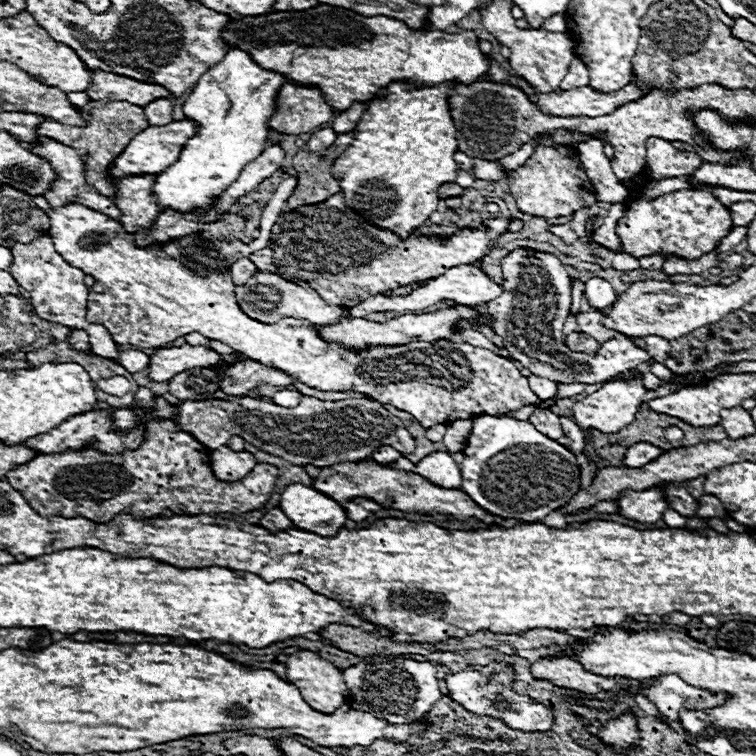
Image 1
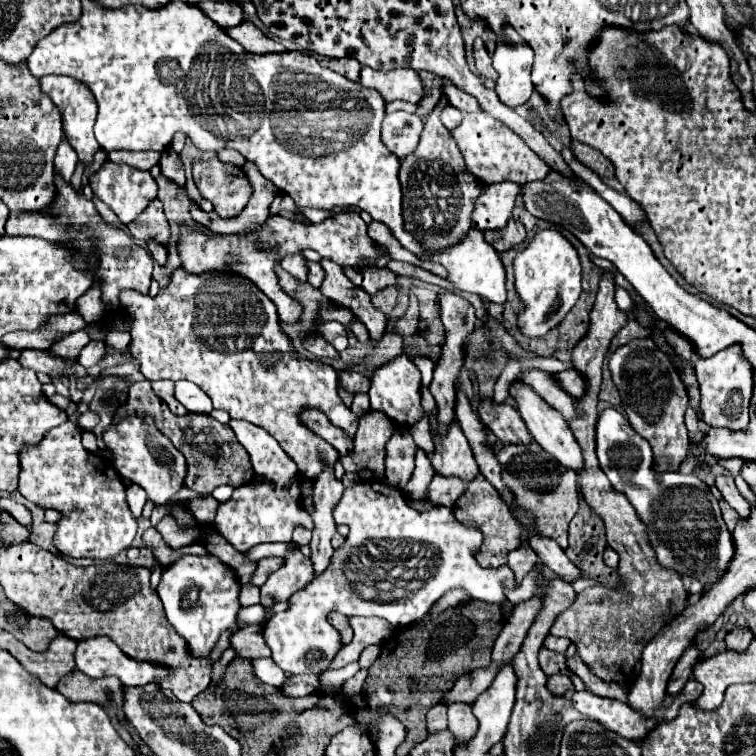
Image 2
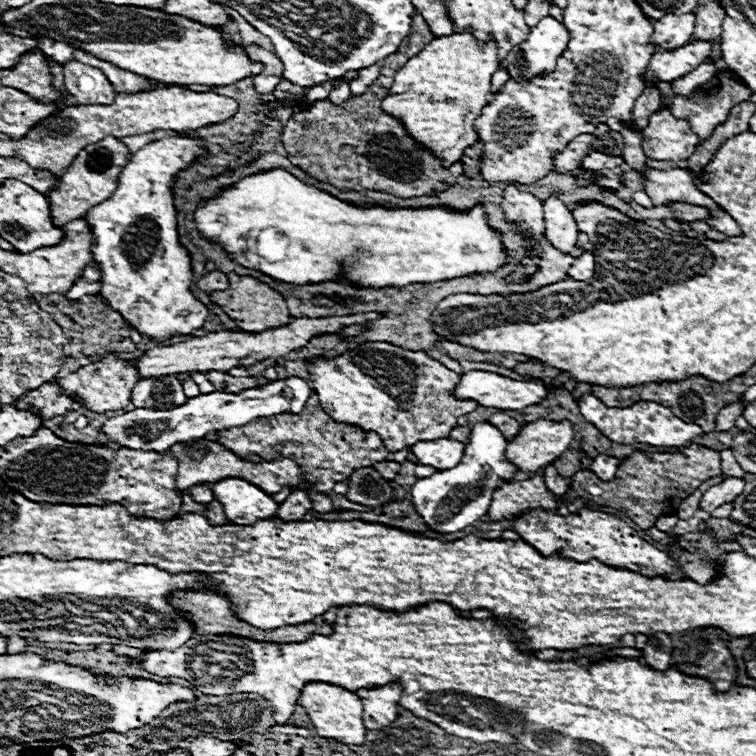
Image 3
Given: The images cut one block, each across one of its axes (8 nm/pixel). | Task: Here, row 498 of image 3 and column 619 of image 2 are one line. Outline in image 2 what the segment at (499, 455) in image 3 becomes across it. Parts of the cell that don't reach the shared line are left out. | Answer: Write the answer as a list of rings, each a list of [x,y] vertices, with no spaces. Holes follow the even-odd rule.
[[[606,408],[598,414],[596,454],[598,454],[600,468],[604,470],[604,474],[612,482],[612,486],[618,492],[624,492],[628,496],[628,500],[636,508],[640,520],[646,524],[648,538],[650,538],[650,542],[656,550],[658,562],[662,566],[666,566],[666,568],[670,566],[682,576],[692,576],[692,578],[700,580],[704,586],[706,586],[706,578],[720,578],[724,574],[724,568],[728,568],[728,560],[732,560],[732,556],[734,556],[734,544],[732,544],[730,532],[722,520],[722,512],[720,512],[716,498],[710,494],[710,488],[696,474],[682,474],[682,472],[658,474],[652,468],[654,458],[652,458],[652,448],[650,448],[648,440],[640,438],[640,434],[636,434],[634,428],[630,428],[626,416],[616,408]]]

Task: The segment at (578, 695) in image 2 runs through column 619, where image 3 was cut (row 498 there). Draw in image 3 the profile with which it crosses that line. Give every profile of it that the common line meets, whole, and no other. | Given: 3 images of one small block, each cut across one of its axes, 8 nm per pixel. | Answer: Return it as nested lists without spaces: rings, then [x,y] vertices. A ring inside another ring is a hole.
[[[728,476],[724,482],[720,482],[720,484],[716,484],[710,490],[704,492],[704,496],[702,496],[700,501],[700,508],[704,512],[714,512],[718,506],[734,502],[734,498],[738,494],[742,494],[744,484],[746,484],[744,480],[734,478],[734,476]]]

